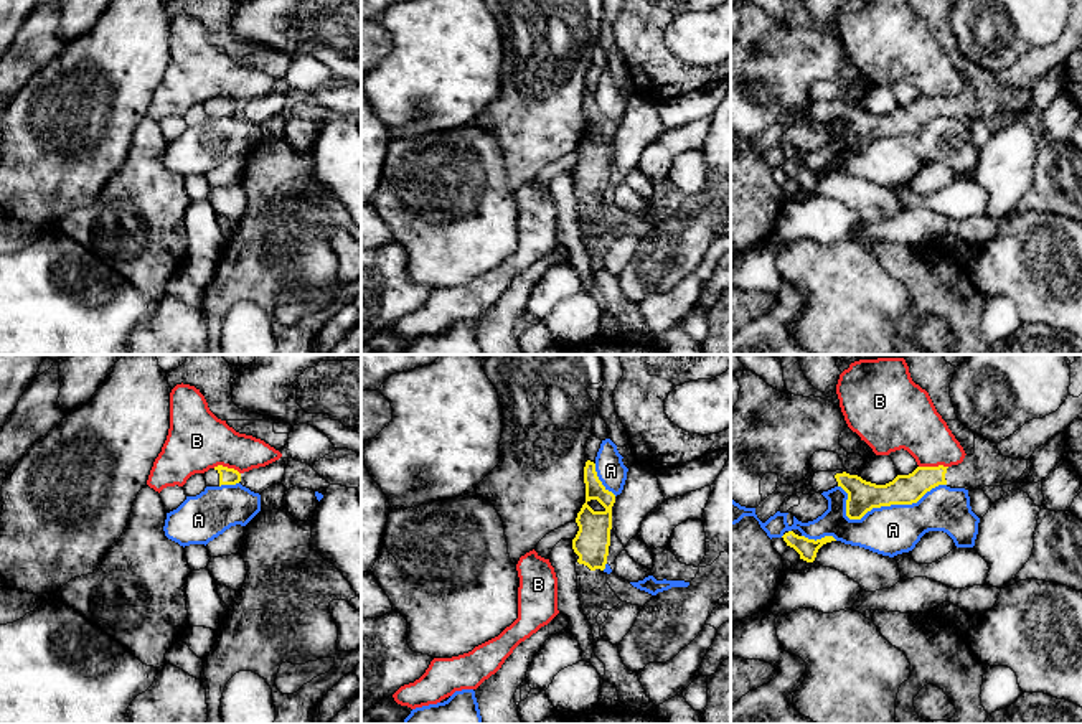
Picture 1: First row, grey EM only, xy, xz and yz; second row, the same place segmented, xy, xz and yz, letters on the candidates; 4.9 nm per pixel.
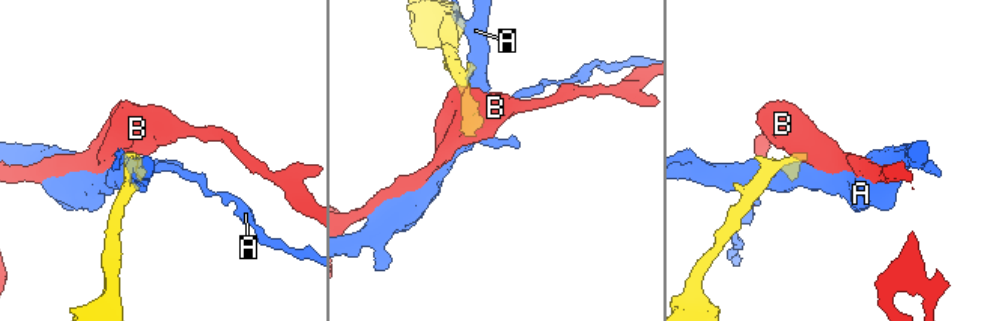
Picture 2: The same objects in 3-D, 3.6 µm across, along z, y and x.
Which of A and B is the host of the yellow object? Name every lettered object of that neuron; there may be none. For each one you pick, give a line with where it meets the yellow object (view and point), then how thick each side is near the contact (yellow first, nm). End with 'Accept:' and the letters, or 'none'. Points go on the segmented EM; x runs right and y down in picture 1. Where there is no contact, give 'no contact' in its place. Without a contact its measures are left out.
Accept: none

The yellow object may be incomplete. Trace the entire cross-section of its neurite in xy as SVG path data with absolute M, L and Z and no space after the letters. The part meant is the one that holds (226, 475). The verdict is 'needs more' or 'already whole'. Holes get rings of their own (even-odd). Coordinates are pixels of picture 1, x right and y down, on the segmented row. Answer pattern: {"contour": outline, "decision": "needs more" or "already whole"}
{"contour": "M218 465L203 473L206 487L236 485L241 482L241 473L234 468Z", "decision": "needs more"}

